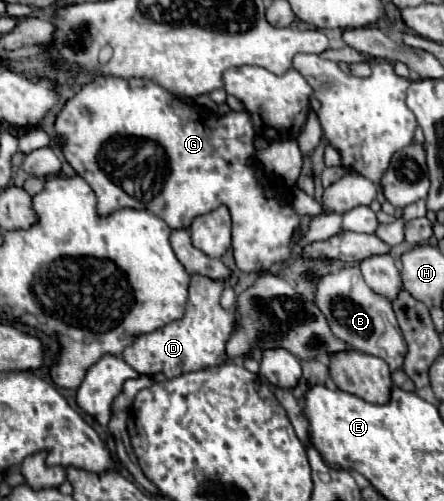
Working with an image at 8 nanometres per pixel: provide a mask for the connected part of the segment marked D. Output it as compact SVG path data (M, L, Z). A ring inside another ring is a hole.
M193 276L189 286L189 302L187 312L181 320L175 320L163 328L157 328L149 334L141 334L123 350L123 360L139 374L153 376L163 372L167 378L175 378L187 372L211 368L225 364L225 342L233 332L235 314L223 310L219 304L219 296L225 284L219 280L209 280L205 276ZM147 370L147 372L143 372Z

